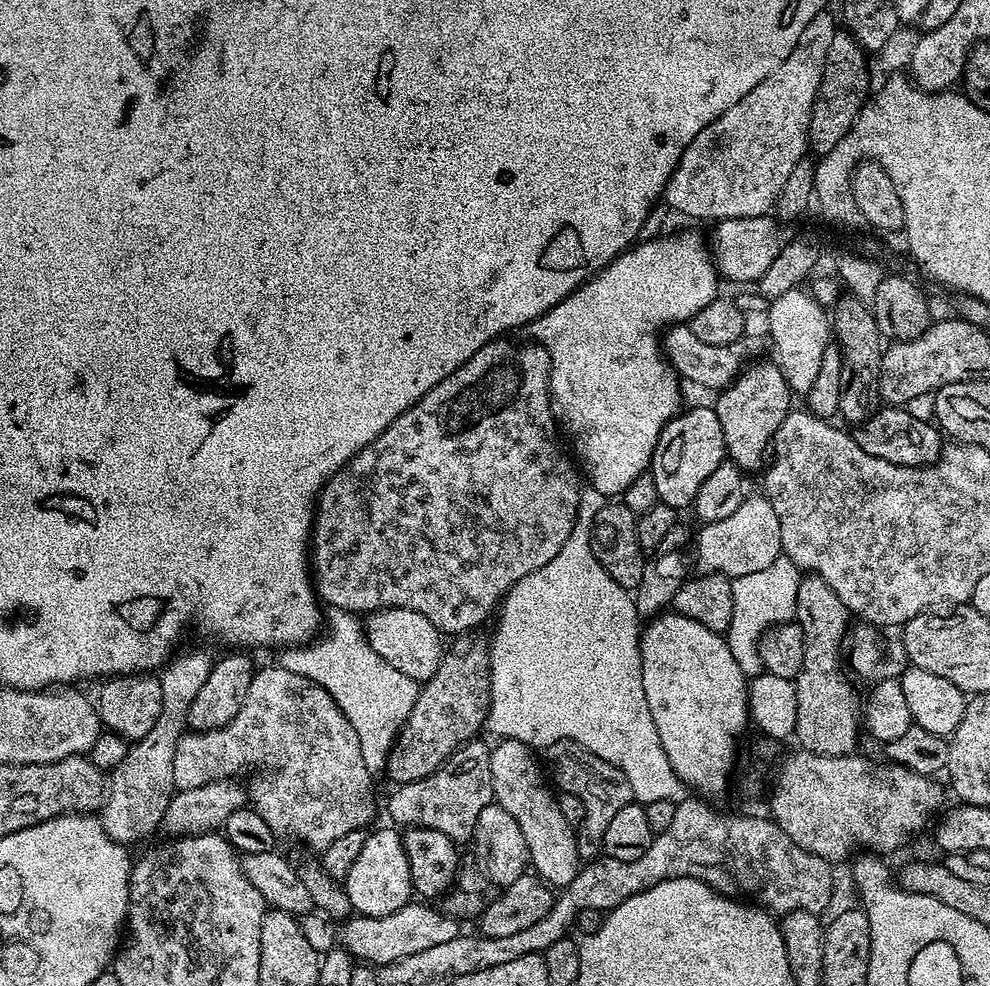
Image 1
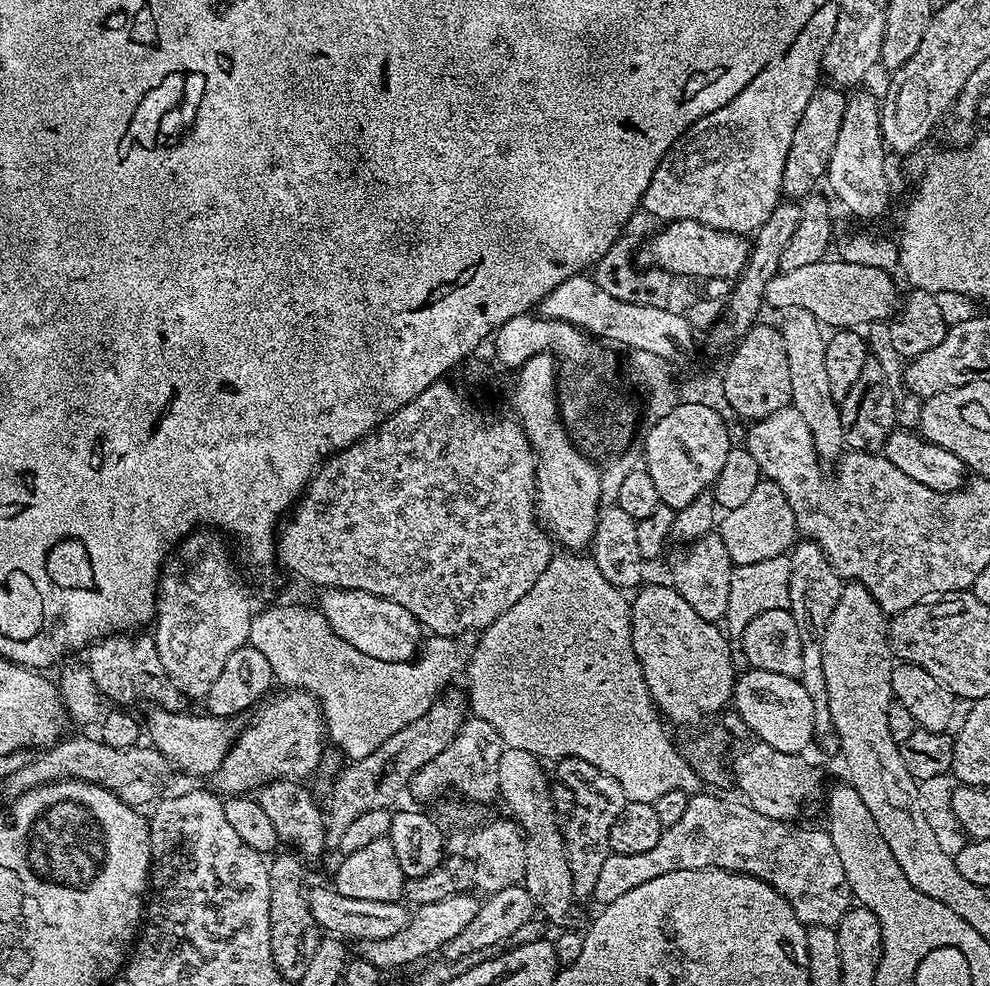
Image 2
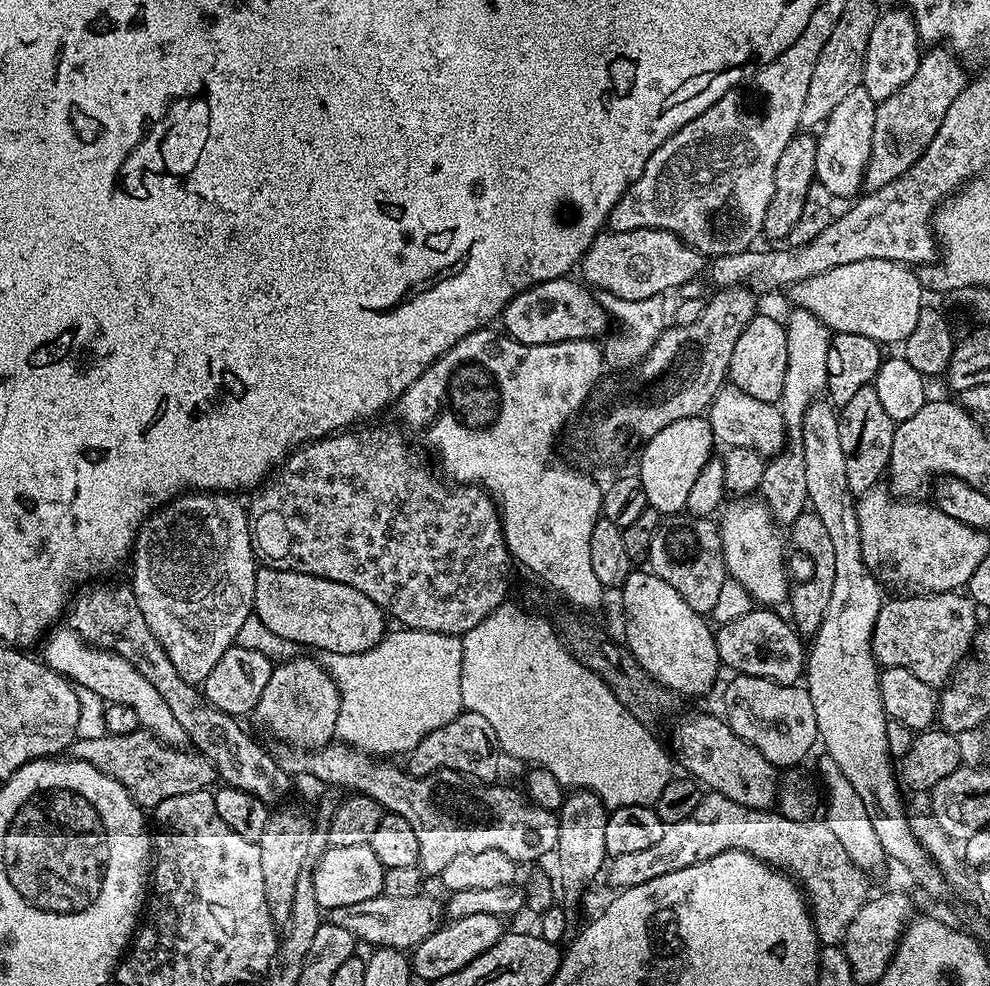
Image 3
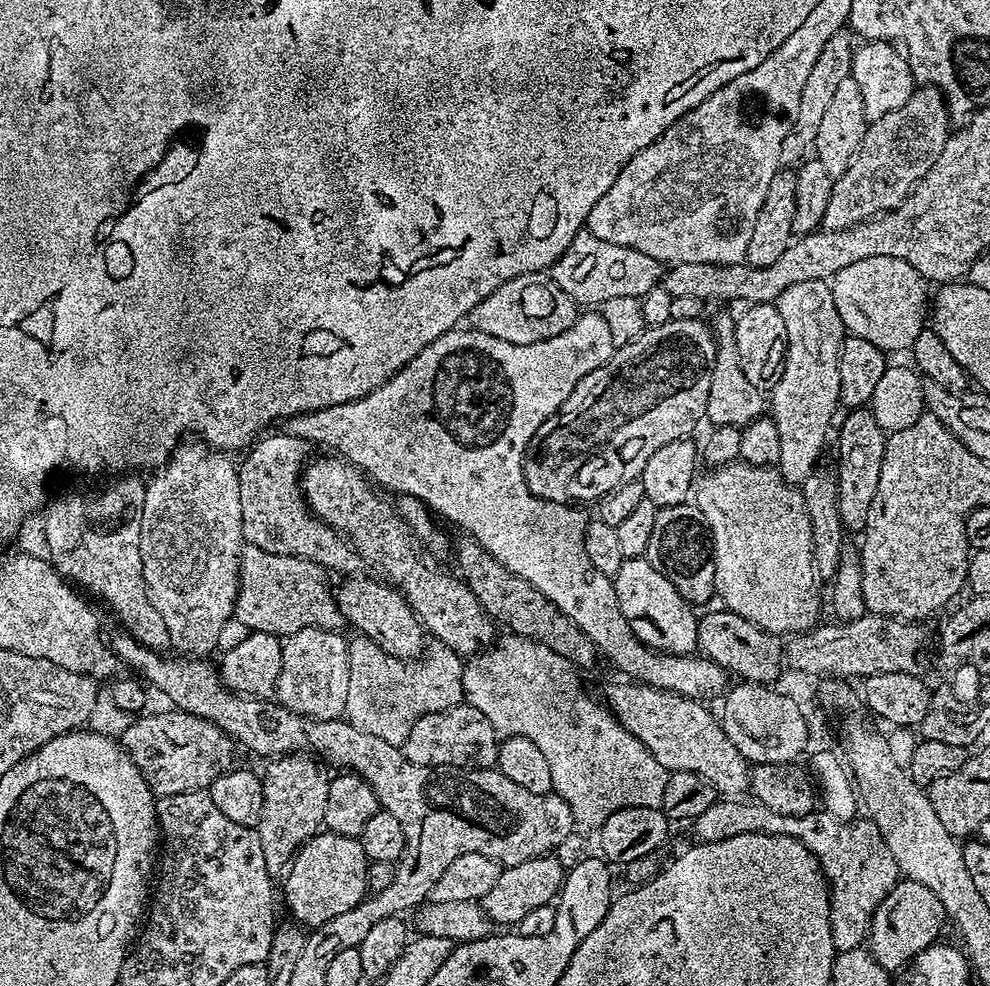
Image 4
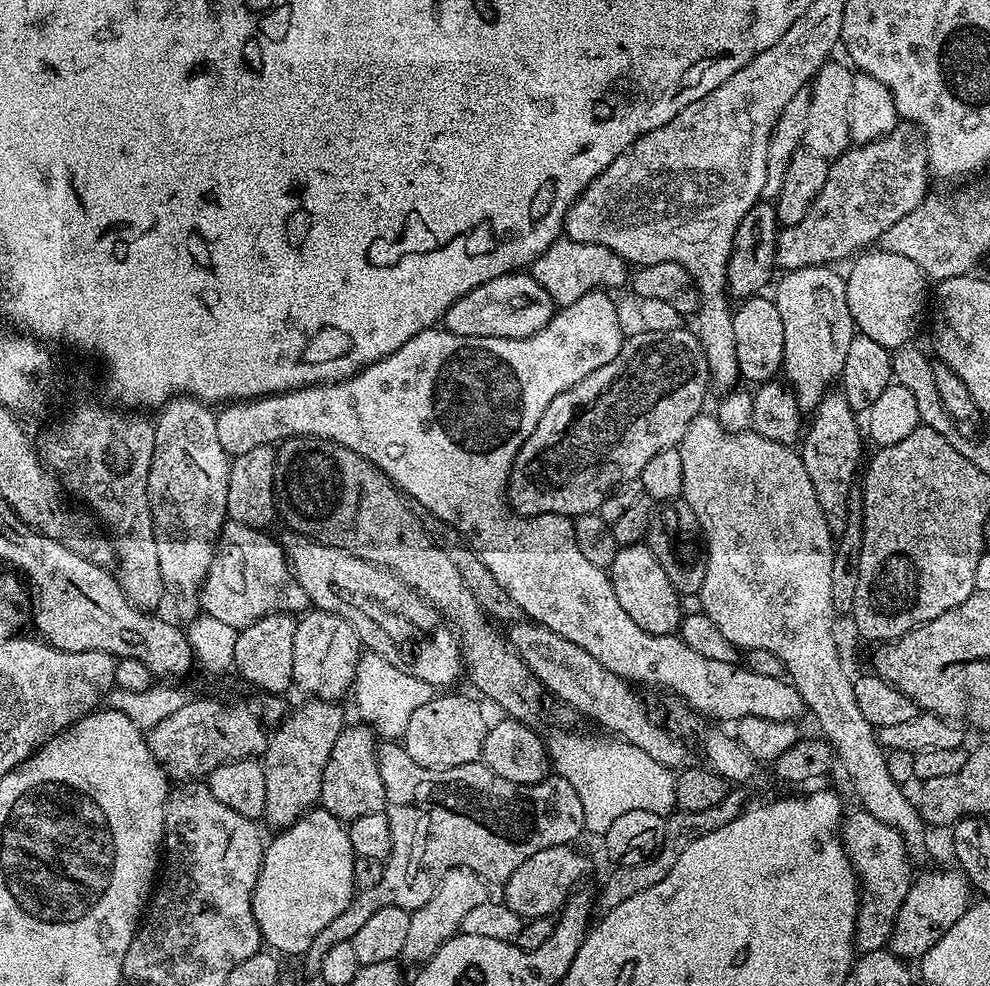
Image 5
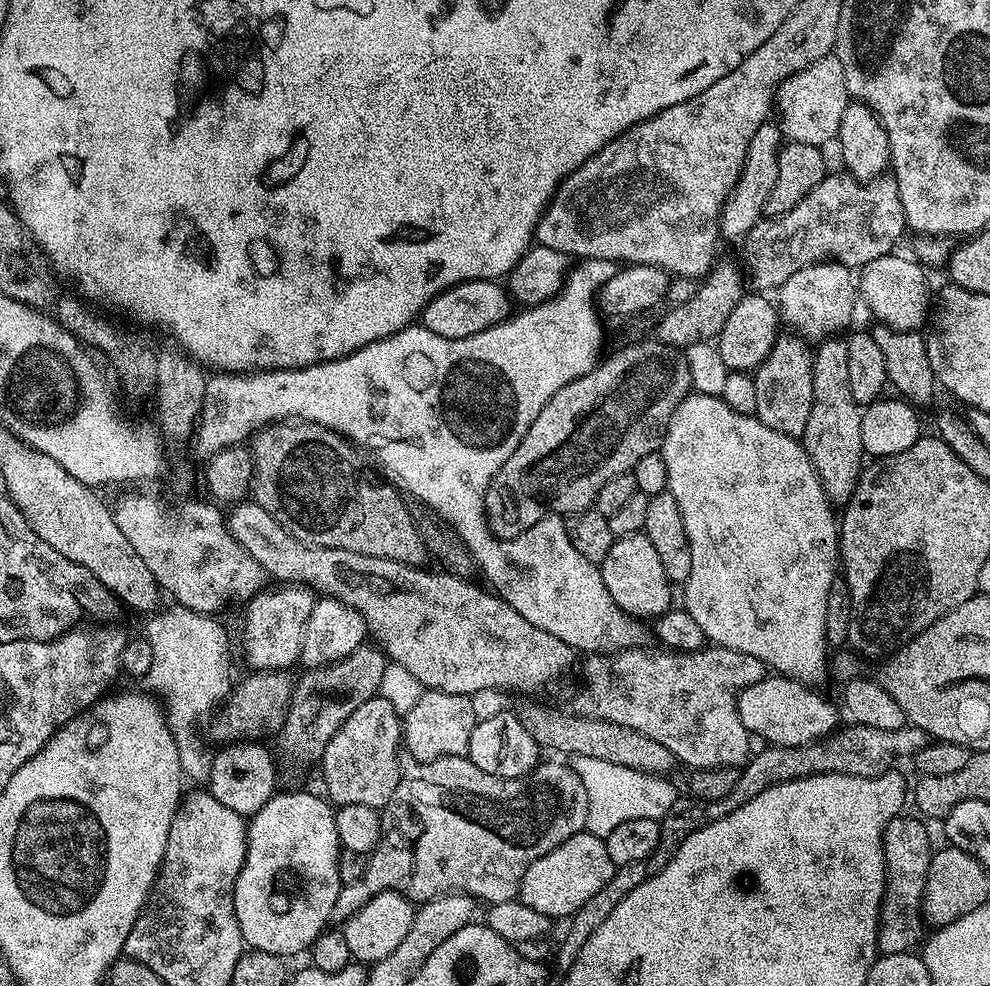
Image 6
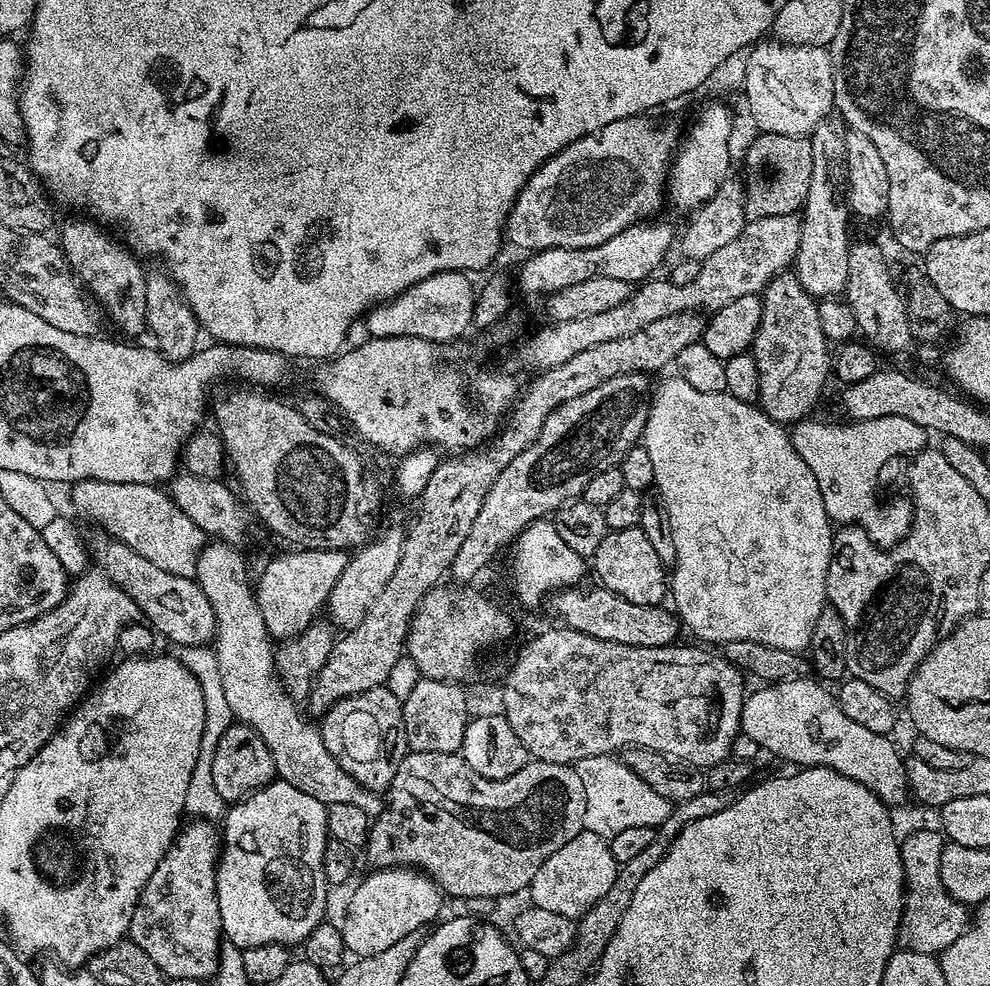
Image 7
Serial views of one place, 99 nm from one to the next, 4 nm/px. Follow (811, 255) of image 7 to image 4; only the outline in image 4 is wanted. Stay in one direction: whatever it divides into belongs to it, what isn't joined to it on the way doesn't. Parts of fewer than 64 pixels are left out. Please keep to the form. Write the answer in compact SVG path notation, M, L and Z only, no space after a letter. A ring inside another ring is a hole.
M794 282L775 300L778 314L786 325L788 349L782 378L770 389L770 419L778 426L782 454L778 471L793 486L803 485L811 472L817 471L820 451L832 424L832 415L840 404L840 348L846 329L835 308L831 283Z

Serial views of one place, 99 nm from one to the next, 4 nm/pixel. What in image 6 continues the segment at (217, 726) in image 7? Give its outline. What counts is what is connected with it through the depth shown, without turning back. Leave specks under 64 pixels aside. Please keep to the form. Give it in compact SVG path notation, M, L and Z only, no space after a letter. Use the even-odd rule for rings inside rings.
M177 604L171 607L148 618L144 638L150 642L153 665L144 677L144 686L149 693L163 700L165 719L178 749L181 773L187 779L190 777L202 784L208 779L212 759L191 724L204 717L207 719L231 695L230 644L228 634L217 617Z

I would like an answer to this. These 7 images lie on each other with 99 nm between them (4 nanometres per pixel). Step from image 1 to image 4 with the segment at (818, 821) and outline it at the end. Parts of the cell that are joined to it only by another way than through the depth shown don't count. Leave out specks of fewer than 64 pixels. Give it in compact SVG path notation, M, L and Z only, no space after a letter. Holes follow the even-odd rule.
M624 682L628 684L612 684L608 688L607 707L611 708L612 715L617 722L634 734L650 754L668 772L693 772L716 788L717 793L724 798L740 798L749 791L750 763L739 753L730 738L726 736L717 713L711 712L699 700L691 700L689 696L680 696L677 692L663 692L660 688L652 688L648 684L639 682Z

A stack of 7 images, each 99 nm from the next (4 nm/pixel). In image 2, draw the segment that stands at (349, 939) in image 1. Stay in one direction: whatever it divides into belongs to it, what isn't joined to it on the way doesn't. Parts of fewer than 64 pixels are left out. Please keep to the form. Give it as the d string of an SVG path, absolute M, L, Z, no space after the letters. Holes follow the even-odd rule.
M467 891L454 894L454 898L442 898L442 902L430 902L421 904L409 915L406 926L398 930L398 934L390 934L390 938L378 938L377 940L365 940L359 945L359 955L366 962L381 970L387 968L404 968L423 956L432 956L439 953L457 934L462 934L462 929L467 926L474 914L478 914L481 901L468 896Z

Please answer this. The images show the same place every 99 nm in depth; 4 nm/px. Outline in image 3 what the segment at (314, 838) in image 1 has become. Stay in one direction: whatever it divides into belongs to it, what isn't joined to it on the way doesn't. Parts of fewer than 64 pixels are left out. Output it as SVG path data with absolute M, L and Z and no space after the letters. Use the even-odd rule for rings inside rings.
M53 627L43 641L45 644L42 659L48 667L59 672L61 676L67 676L75 685L94 690L94 693L109 704L133 707L138 714L141 729L152 732L165 744L180 746L185 743L186 733L178 718L174 718L174 713L170 711L170 706L166 706L162 694L154 690L154 685L133 664L126 662L126 658L122 658L114 651L87 643L75 628L60 627Z

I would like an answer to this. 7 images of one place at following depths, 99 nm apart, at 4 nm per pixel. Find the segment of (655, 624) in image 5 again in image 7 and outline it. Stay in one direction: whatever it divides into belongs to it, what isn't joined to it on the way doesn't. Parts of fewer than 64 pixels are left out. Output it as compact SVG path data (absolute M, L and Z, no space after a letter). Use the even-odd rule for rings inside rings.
M631 528L630 530L618 530L609 532L606 538L602 538L602 546L598 546L594 557L596 563L596 576L601 585L609 588L614 594L626 598L626 602L638 602L638 606L650 606L651 604L663 605L670 592L670 580L666 575L666 565L660 561L658 554L654 551L654 545L650 538L641 528Z

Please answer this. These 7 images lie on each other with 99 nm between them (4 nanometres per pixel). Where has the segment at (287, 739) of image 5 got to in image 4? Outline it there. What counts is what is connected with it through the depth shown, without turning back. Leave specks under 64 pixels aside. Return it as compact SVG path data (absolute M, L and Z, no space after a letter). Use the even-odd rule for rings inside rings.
M308 754L278 756L269 764L272 765L265 772L262 772L264 782L262 786L262 818L255 829L262 846L262 858L266 858L269 874L276 878L292 863L292 859L294 859L302 845L324 828L323 814L326 809L327 790L330 780L328 776L324 777L323 770L325 771L325 769Z

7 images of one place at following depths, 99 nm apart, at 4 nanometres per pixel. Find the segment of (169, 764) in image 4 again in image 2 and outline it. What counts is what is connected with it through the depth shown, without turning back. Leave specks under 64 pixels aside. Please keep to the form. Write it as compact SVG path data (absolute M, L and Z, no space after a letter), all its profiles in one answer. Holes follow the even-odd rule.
M70 736L58 740L51 748L41 751L37 760L29 759L21 768L14 770L14 774L6 777L2 781L2 788L9 792L9 797L15 798L21 792L58 780L81 780L87 784L101 784L119 800L137 810L143 809L143 804L151 805L157 799L156 767L162 764L162 760L151 747L114 750L98 738L92 737L91 740L88 736Z

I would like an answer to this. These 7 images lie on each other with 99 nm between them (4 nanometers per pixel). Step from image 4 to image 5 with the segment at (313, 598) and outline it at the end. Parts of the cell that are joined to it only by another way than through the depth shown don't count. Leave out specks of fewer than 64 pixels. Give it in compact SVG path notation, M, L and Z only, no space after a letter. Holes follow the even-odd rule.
M228 520L220 529L212 564L198 593L203 615L218 618L239 630L275 612L300 614L309 607L308 595L298 586L283 548L268 534L237 520Z

